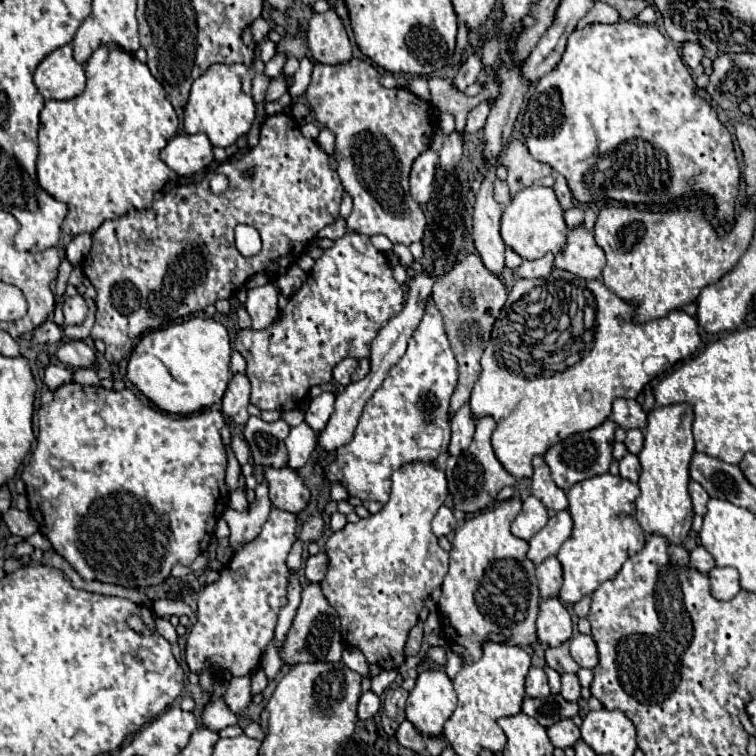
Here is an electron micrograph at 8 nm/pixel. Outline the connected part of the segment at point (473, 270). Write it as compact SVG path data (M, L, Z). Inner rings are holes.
M468 255L466 261L456 263L444 277L436 279L432 297L434 297L438 311L444 317L446 333L448 333L452 351L460 365L460 379L458 379L456 391L450 399L450 411L448 411L448 415L452 417L452 413L456 413L460 409L460 405L468 403L472 387L480 377L480 357L490 339L492 325L506 301L506 287L500 281L500 277L496 277L492 271L488 271L484 267L484 263L478 255Z

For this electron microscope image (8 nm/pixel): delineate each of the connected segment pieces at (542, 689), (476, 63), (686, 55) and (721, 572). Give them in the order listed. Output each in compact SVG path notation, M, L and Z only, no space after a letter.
M530 667L530 673L526 677L526 695L528 697L536 697L536 699L544 699L544 697L550 695L548 677L546 677L544 669Z
M474 51L462 65L460 65L460 69L458 69L458 73L456 73L456 79L454 79L454 85L460 89L460 91L464 91L468 85L472 85L476 79L478 79L478 75L482 73L482 55L478 53L478 51Z
M684 43L684 49L682 49L682 59L686 61L686 65L690 69L696 69L700 65L704 57L704 49L700 43Z
M714 567L710 573L710 587L712 595L720 601L730 601L740 591L738 573L732 567Z

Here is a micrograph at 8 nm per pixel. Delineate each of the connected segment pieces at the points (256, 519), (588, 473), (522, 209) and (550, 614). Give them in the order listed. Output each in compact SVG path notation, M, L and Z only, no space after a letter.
M262 481L255 489L254 503L250 503L248 511L234 511L234 509L226 509L224 511L224 519L230 527L230 549L232 551L240 551L248 541L254 541L264 525L264 521L268 519L270 513L270 499L268 499L268 485L266 481Z
M606 419L602 425L584 431L584 433L576 433L564 441L560 441L558 445L550 447L544 455L550 471L552 471L552 479L556 481L556 485L564 491L568 491L572 485L576 485L578 481L608 473L610 461L612 461L612 445L614 445L614 431L616 431L616 423L612 419Z
M524 187L502 213L500 235L506 247L514 249L522 259L538 259L546 253L560 253L566 245L566 233L564 211L550 187Z
M546 599L540 603L538 611L538 637L548 647L562 645L572 637L572 619L570 613L564 609L560 599Z

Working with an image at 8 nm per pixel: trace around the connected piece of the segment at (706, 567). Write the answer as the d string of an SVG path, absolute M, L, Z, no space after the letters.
M698 545L694 551L690 551L690 565L700 573L708 573L714 567L714 559L702 545Z

